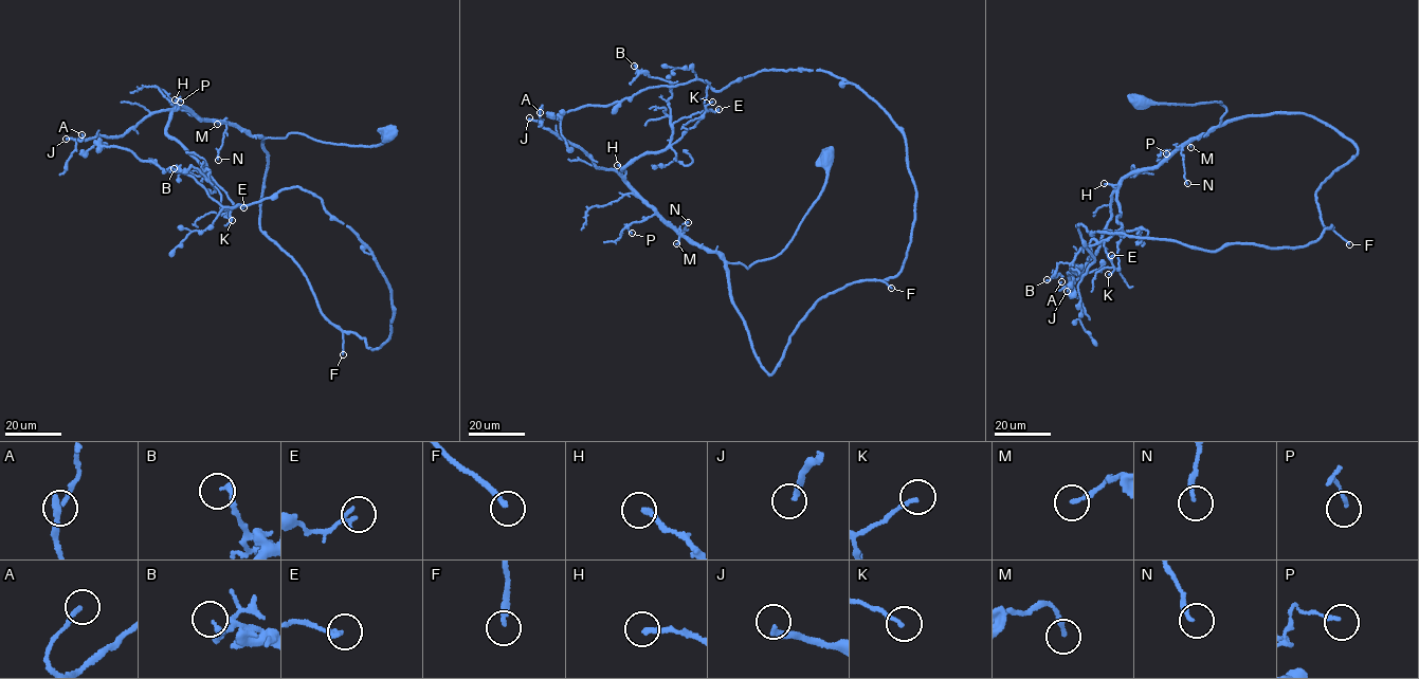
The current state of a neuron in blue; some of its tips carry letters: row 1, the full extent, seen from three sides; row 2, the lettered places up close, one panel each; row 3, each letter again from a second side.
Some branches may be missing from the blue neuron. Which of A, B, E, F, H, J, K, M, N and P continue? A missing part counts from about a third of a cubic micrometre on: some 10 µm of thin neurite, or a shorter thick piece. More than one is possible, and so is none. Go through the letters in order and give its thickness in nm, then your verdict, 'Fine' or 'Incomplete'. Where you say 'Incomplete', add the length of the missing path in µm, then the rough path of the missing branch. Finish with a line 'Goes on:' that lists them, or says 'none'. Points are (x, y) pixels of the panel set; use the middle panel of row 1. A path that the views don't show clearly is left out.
A: Thickness 170 nm. Fine
B: Thickness 220 nm. Fine
E: Thickness 190 nm. Fine
F: Thickness 180 nm. Incomplete. Missing length about 160 µm
H: Thickness 200 nm. Fine
J: Thickness 280 nm. Incomplete. Missing length about 50 µm
K: Thickness 160 nm. Fine
M: Thickness 200 nm. Fine
N: Thickness 180 nm. Fine
P: Thickness 140 nm. Fine
Goes on: F, J

